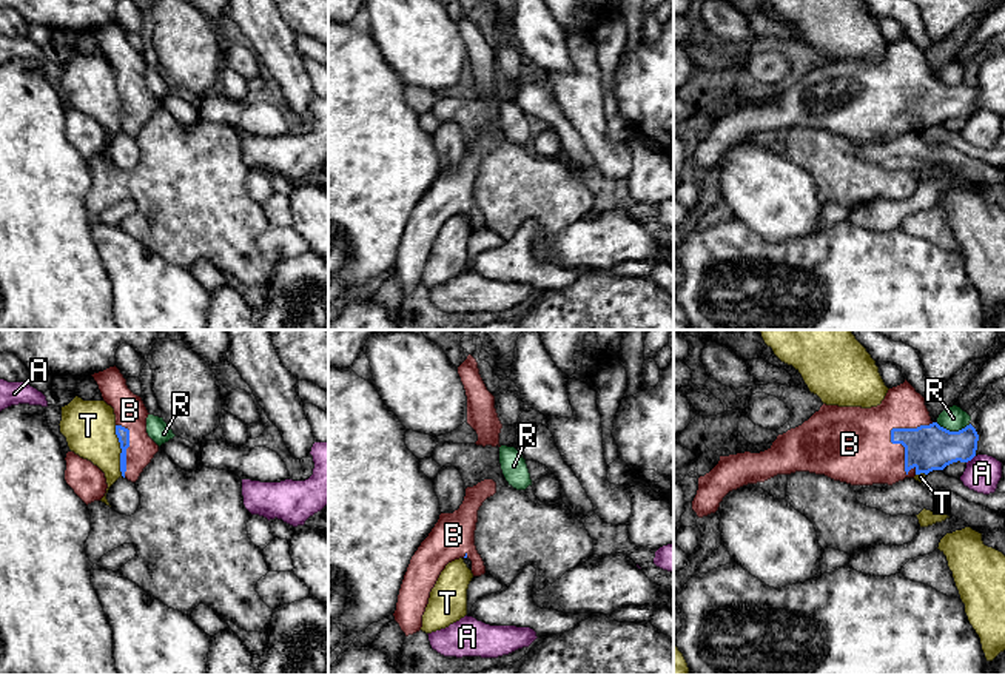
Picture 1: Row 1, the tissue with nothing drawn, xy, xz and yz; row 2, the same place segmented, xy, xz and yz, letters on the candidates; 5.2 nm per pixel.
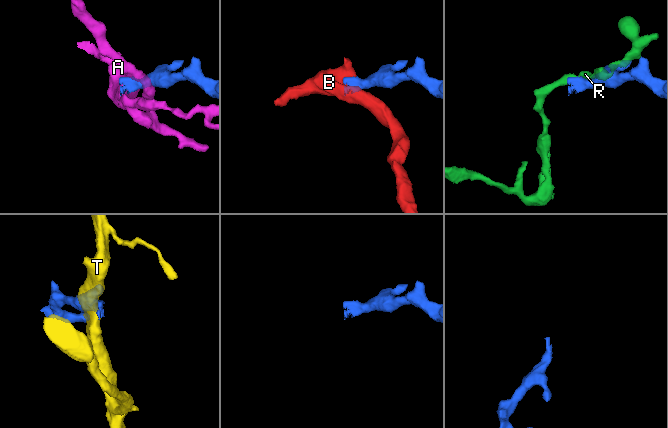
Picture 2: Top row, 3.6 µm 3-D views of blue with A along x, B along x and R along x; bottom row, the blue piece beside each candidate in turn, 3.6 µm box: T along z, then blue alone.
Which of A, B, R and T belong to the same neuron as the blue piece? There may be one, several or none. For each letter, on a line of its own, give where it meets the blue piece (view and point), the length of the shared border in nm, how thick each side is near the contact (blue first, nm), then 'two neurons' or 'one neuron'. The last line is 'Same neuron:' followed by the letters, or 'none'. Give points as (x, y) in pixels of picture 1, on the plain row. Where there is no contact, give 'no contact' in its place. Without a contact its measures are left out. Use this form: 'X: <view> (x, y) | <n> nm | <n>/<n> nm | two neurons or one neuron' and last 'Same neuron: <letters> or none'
A: yz (970, 114) | 60 nm | 240/190 nm | two neurons
B: yz (891, 90) | 320 nm | 240/400 nm | one neuron
R: yz (953, 87) | 180 nm | 240/130 nm | two neurons
T: xy (122, 105) | 260 nm | 70/280 nm | two neurons
Same neuron: B

